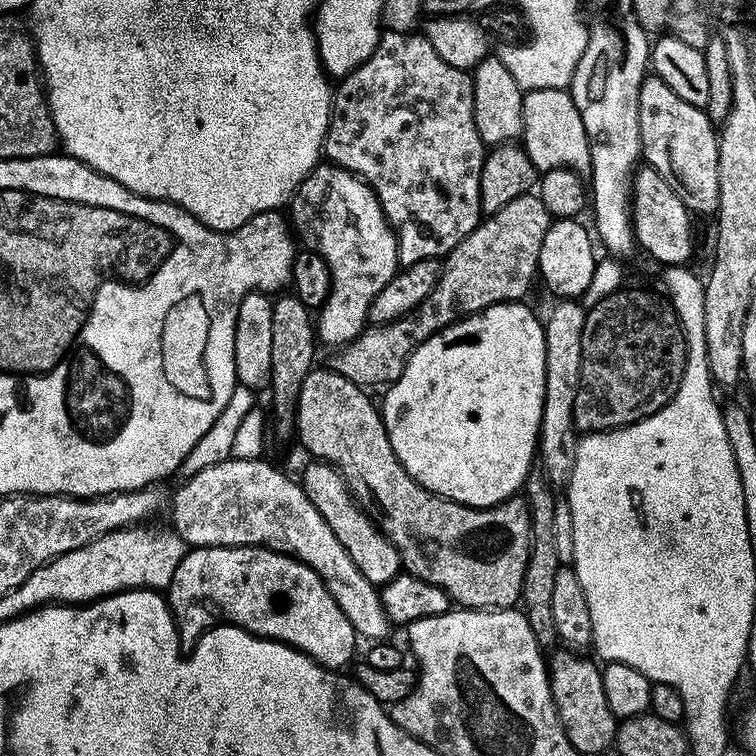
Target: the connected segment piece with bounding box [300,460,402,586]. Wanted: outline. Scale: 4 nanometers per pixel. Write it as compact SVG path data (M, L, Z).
M310 460L305 466L300 483L304 492L314 504L314 508L323 516L335 537L344 546L350 558L353 558L362 574L370 578L377 586L389 584L396 576L401 575L402 565L396 548L389 542L386 535L380 531L377 523L365 512L348 489L348 484L339 469L324 461Z

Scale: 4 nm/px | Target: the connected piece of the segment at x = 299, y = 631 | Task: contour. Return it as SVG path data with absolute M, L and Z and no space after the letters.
M259 546L251 548L192 548L185 551L182 562L178 562L178 570L174 570L174 578L166 590L166 599L168 601L168 608L176 620L176 631L179 632L180 639L185 645L195 645L205 632L215 629L219 625L233 624L235 628L241 628L255 636L261 636L263 640L277 640L279 644L288 644L291 648L297 648L299 652L304 652L309 658L324 668L344 670L347 669L344 667L348 663L350 663L349 665L353 663L352 655L356 652L358 637L354 626L350 622L350 618L346 618L346 614L342 612L342 606L338 606L338 602L334 602L330 590L322 582L320 575L309 564L302 563L295 556L285 556L282 552L275 552L269 548L261 548Z

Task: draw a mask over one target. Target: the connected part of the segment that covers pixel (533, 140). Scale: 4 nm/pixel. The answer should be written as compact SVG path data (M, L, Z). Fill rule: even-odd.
M568 88L524 92L522 147L526 155L538 158L541 173L551 168L569 168L581 178L591 173L592 155L586 138L586 126L582 126L582 114L578 114L578 106L574 106L574 98Z

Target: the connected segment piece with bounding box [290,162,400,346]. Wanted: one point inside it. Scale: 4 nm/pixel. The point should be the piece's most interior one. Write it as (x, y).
(338, 215)

